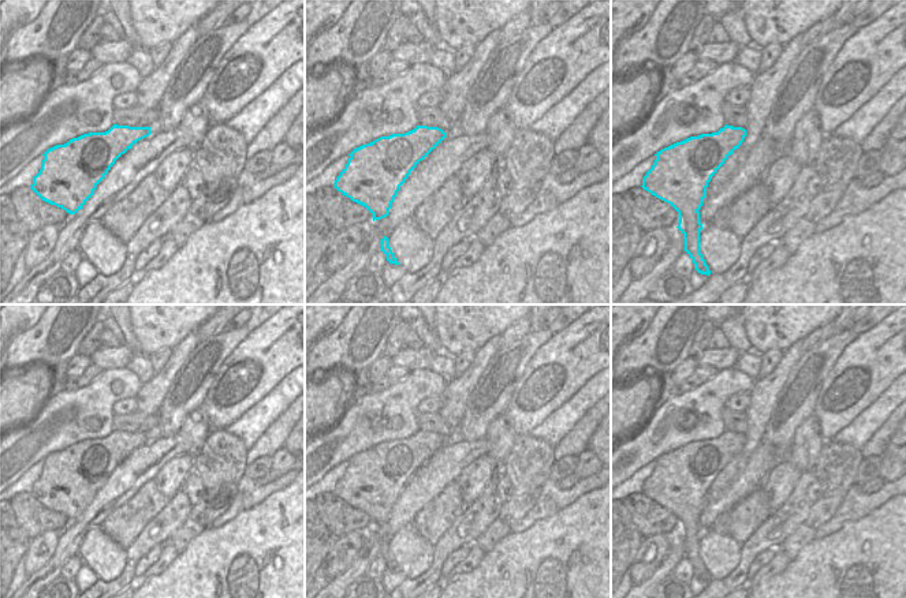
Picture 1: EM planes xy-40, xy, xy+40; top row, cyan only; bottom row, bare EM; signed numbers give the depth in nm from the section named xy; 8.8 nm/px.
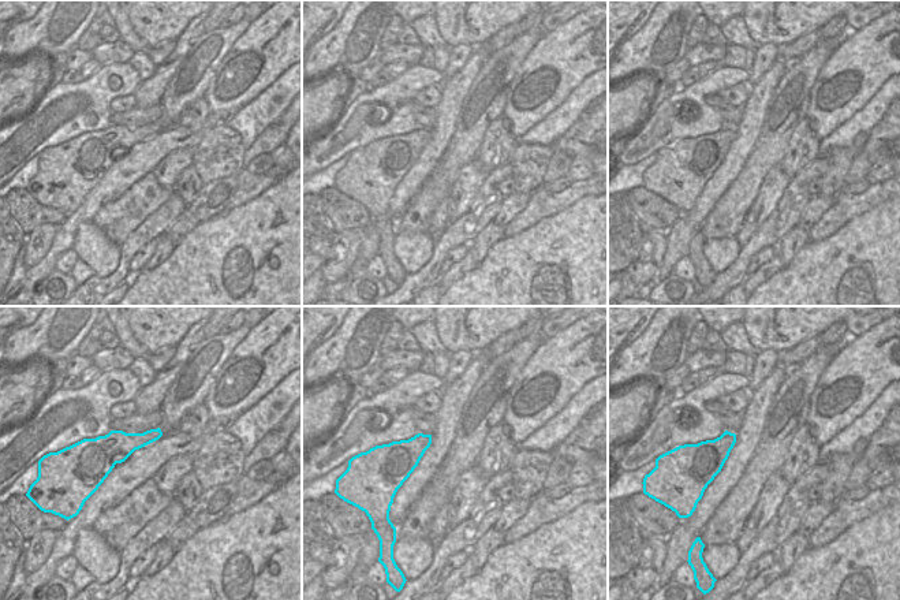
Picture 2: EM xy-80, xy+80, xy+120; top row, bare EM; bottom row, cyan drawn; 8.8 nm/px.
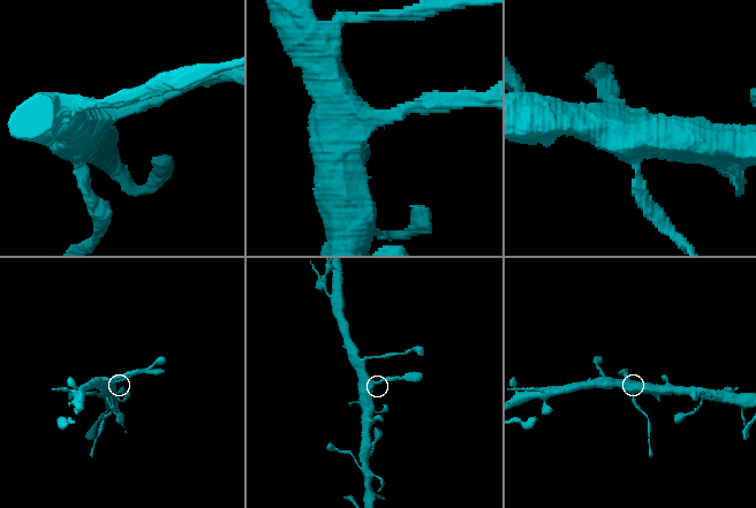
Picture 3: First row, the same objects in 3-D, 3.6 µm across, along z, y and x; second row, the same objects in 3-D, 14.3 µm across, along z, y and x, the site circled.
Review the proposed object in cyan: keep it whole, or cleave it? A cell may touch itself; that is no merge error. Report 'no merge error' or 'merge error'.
merge error

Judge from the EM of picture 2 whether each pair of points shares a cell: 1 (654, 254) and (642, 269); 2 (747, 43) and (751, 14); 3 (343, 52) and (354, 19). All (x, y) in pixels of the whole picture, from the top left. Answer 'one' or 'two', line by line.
1: one
2: two
3: one

